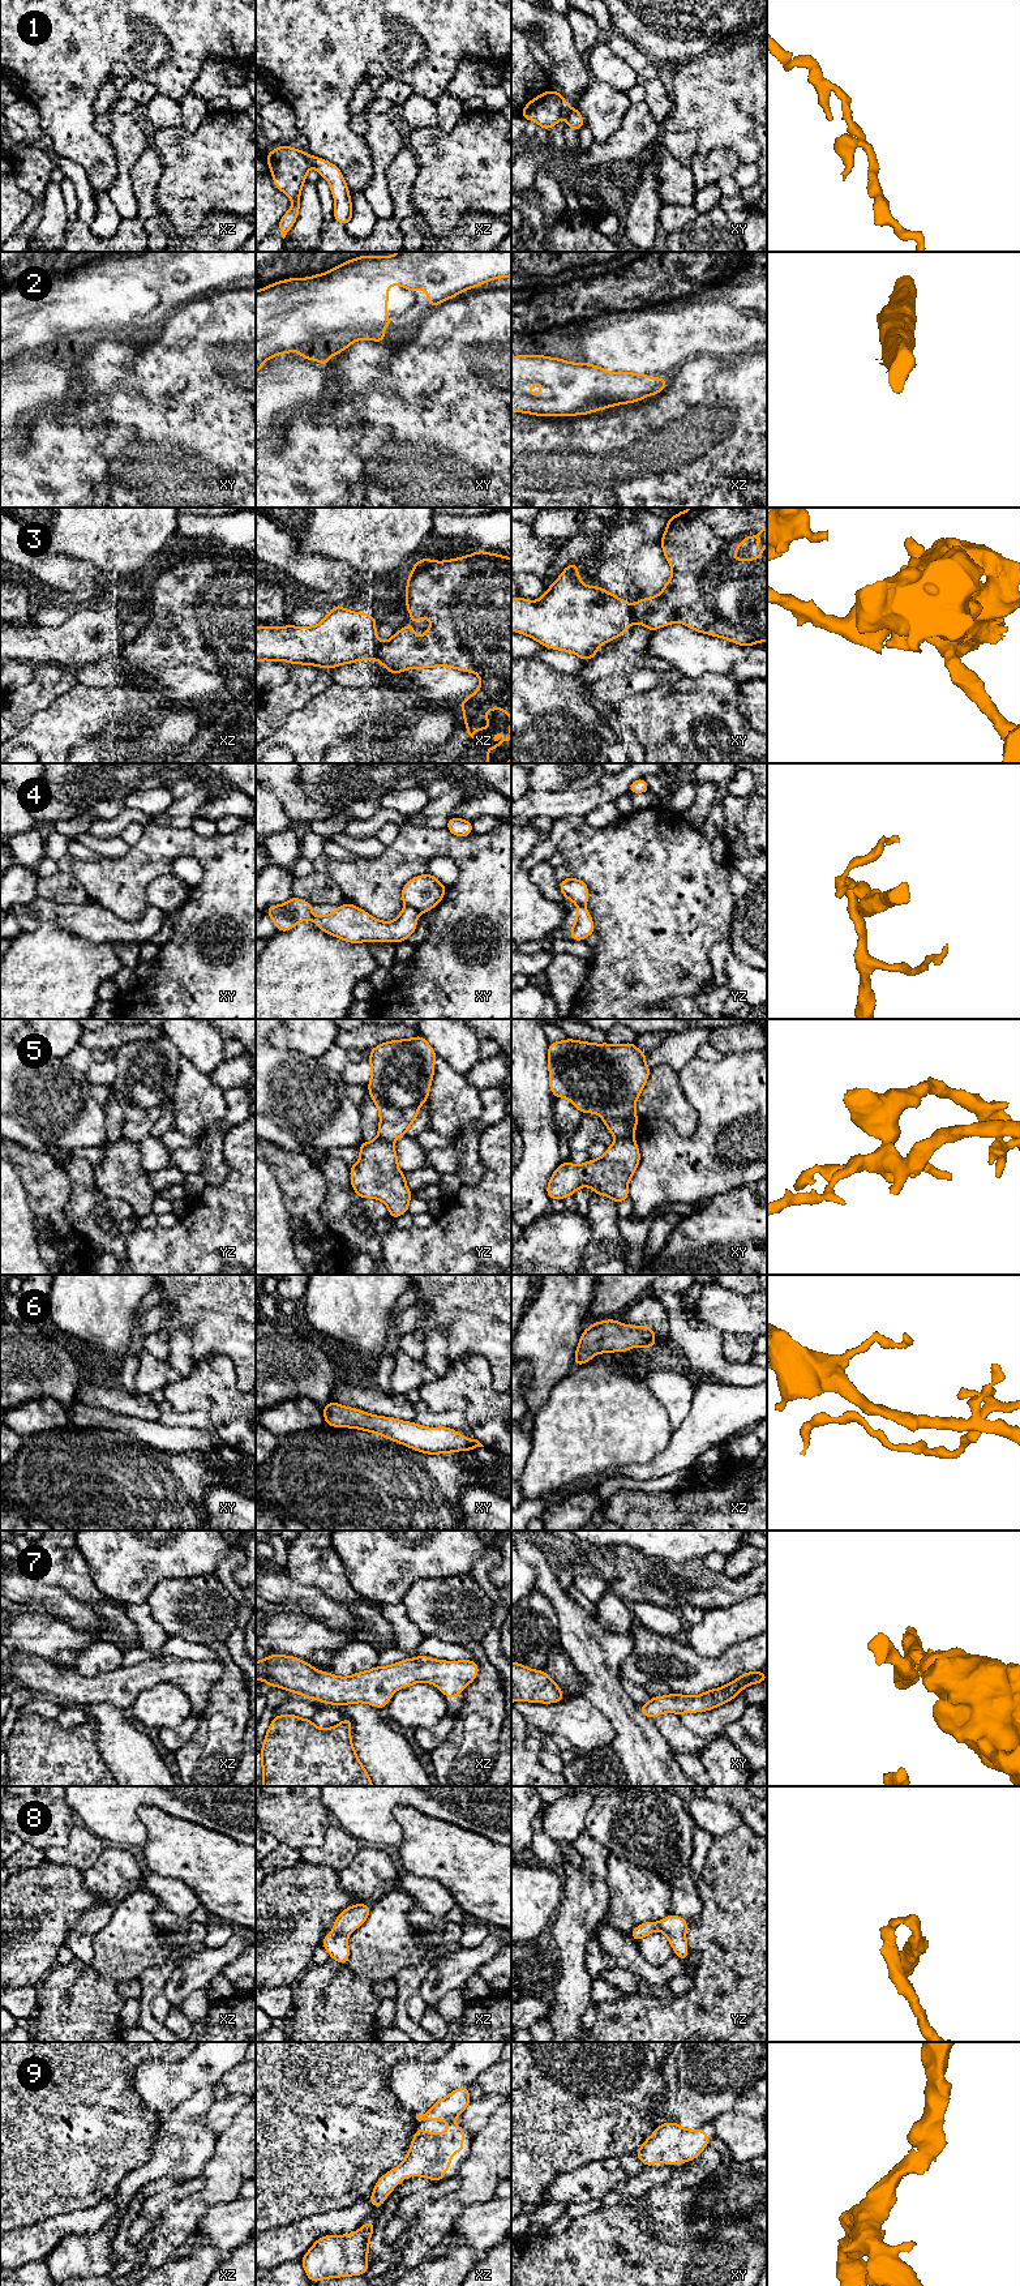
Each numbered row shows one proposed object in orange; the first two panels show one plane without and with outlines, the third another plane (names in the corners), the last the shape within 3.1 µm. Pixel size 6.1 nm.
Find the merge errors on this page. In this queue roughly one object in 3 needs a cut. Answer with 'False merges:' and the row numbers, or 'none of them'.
False merges: 1, 3, 4, 5

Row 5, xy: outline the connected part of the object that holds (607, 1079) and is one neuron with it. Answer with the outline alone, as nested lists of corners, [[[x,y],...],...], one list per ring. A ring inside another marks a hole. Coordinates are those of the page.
[[[566,1039],[550,1043],[548,1048],[549,1087],[554,1097],[570,1100],[577,1109],[597,1113],[612,1135],[633,1136],[640,1121],[635,1103],[644,1088],[651,1067],[644,1063],[648,1053],[642,1053],[634,1043],[613,1045],[592,1044]]]

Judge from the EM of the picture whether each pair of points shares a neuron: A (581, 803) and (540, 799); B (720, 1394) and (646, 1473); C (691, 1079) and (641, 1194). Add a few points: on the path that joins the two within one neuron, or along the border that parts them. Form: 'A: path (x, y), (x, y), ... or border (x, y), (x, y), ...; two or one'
A: path (570, 803), (551, 803); one
B: path (712, 1416), (668, 1460); one
C: path (706, 1109), (706, 1131), (671, 1169); one

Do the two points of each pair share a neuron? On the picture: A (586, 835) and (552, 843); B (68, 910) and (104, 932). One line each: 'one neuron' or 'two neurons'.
A: two neurons
B: one neuron

